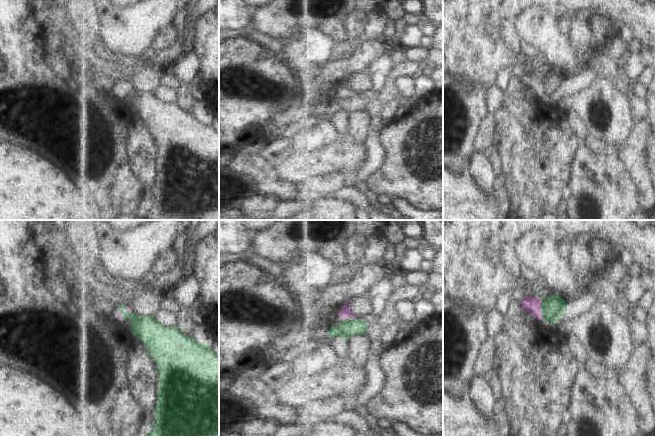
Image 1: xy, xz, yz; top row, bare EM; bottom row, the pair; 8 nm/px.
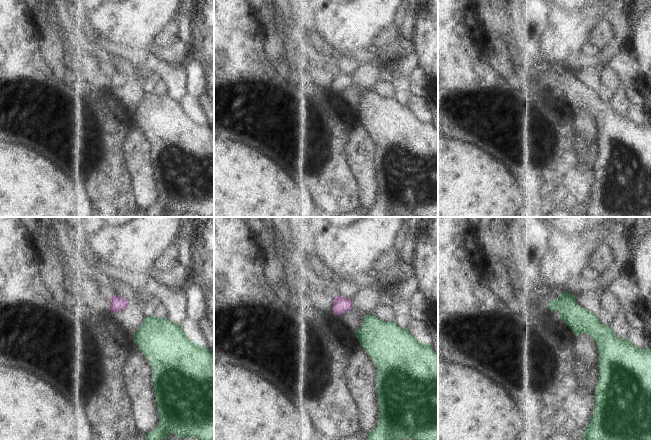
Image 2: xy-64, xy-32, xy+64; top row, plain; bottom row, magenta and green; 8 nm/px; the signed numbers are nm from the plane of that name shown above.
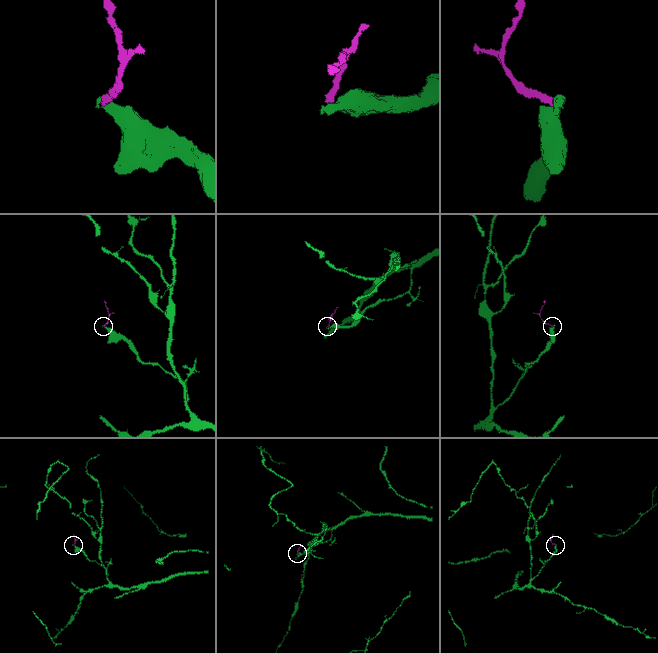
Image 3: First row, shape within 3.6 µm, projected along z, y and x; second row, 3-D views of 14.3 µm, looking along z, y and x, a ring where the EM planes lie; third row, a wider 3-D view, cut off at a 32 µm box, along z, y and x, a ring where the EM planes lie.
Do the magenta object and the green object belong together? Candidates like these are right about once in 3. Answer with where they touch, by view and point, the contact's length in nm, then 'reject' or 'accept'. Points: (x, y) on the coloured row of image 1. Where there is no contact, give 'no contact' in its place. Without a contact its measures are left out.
yz (540, 310) | 140 nm | reject

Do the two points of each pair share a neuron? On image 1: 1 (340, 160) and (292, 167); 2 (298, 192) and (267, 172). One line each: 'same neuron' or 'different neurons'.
1: same neuron
2: same neuron

